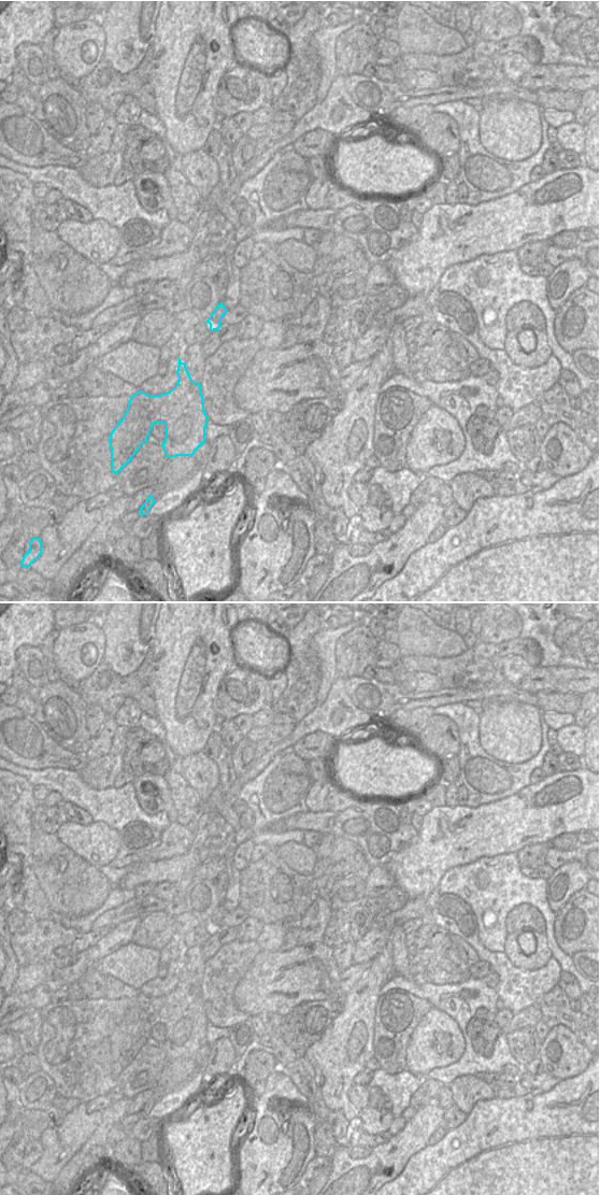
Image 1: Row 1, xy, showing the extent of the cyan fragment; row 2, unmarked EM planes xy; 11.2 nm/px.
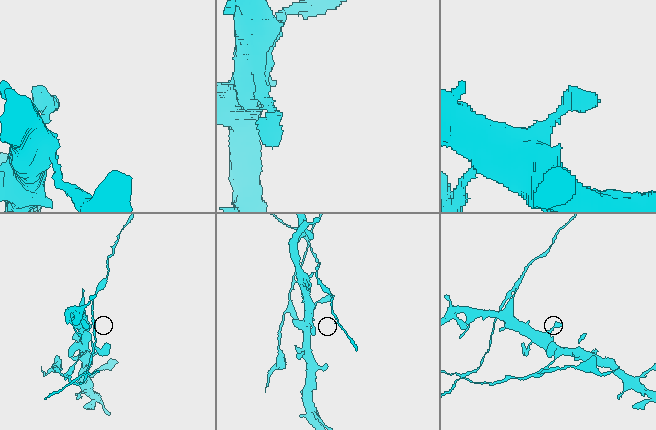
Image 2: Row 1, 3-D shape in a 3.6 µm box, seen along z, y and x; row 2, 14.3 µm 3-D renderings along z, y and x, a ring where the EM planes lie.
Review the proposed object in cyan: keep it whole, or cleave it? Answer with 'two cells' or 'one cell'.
two cells

